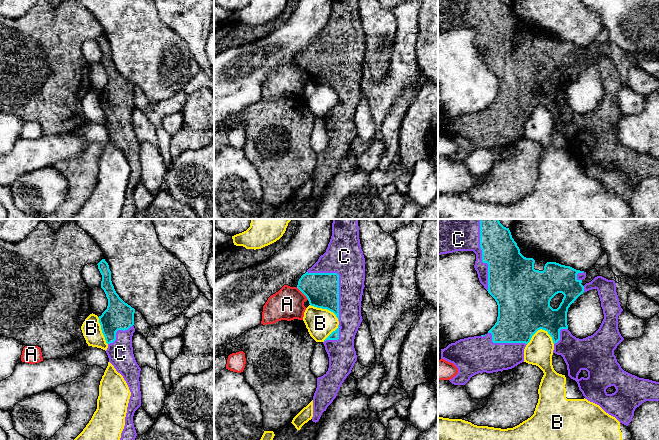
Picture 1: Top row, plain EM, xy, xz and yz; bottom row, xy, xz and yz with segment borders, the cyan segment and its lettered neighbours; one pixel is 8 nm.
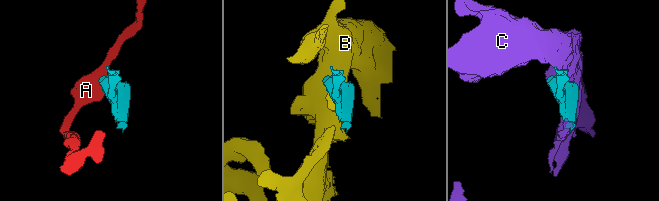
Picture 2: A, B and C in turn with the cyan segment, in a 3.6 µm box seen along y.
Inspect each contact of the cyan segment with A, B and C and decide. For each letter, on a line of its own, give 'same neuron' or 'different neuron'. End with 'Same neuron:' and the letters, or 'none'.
A: different neuron
B: different neuron
C: same neuron
Same neuron: C

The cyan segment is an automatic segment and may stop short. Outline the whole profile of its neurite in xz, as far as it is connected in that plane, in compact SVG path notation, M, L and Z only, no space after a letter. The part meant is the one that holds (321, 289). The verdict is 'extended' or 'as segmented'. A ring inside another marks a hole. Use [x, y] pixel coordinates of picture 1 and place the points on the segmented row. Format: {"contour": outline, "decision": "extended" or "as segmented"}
{"contour": "M333 219L332 236L326 252L321 255L318 261L301 276L297 288L307 297L311 306L327 309L333 312L338 318L338 328L333 331L323 342L325 350L329 357L328 371L317 378L317 388L313 396L313 422L318 422L322 413L336 398L338 390L342 383L351 373L351 370L357 361L357 355L354 348L354 339L358 328L362 322L361 301L365 281L365 258L361 249L359 239L358 219Z", "decision": "extended"}

